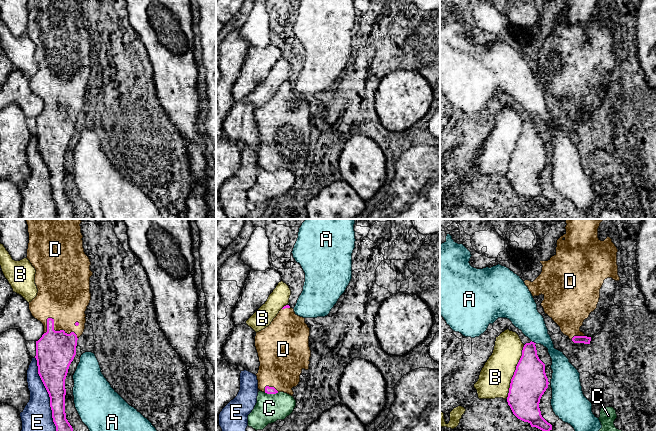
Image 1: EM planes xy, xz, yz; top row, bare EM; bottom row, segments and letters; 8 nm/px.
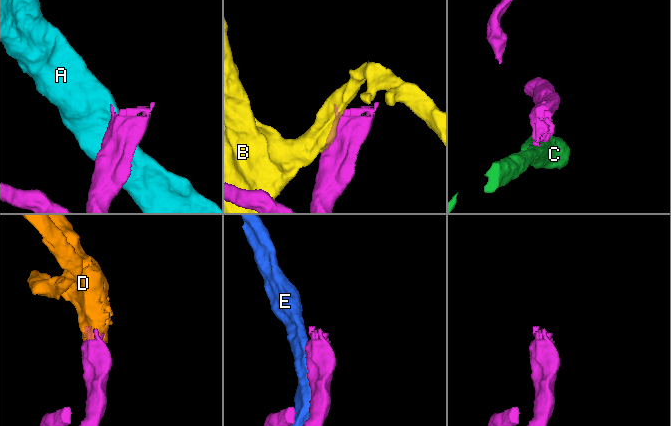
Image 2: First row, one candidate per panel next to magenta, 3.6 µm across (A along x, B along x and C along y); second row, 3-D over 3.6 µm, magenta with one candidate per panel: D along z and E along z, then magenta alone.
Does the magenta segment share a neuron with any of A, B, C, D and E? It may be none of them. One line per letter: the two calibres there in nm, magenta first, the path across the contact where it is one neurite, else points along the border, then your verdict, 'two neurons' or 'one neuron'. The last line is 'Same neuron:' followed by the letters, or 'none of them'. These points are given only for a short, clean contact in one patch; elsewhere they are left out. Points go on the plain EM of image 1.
A: 240/240 nm | two neurons
B: 280/260 nm | two neurons
C: 60/220 nm | two neurons
D: 320/360 nm | one neuron
E: 240/260 nm | two neurons
Same neuron: D

